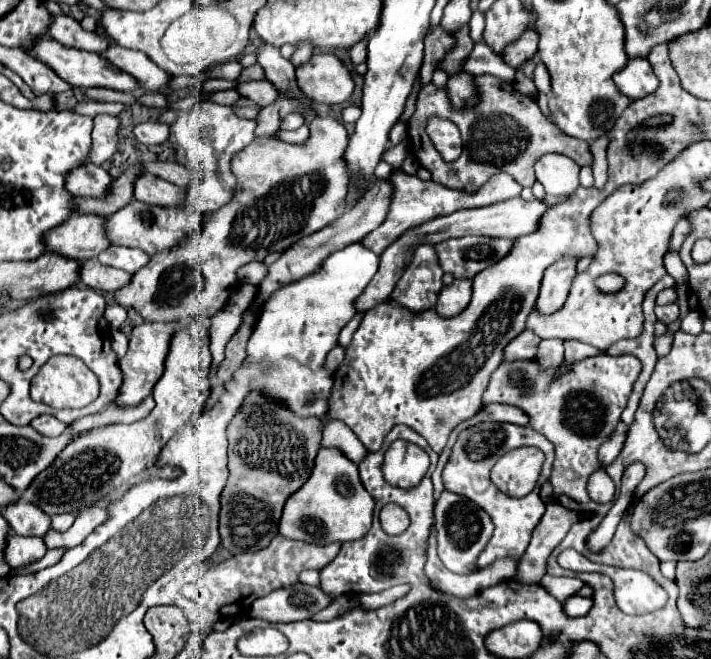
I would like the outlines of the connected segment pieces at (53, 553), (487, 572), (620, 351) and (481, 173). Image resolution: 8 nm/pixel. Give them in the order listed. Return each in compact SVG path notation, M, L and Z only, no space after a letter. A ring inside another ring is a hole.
M49 549L41 561L35 561L35 563L29 563L29 565L23 565L23 567L17 567L17 569L11 569L9 575L29 575L29 573L35 573L39 569L51 567L51 565L55 565L61 559L63 553L65 553L63 549Z
M431 533L429 539L429 549L427 549L427 565L425 565L425 575L429 577L431 585L437 591L455 595L455 597L469 597L469 595L477 595L479 591L497 585L505 581L505 579L513 579L517 573L517 565L519 559L499 559L495 561L495 565L491 563L485 569L477 569L469 575L457 575L449 569L445 569L445 565L441 563L439 555L437 555L437 545L435 545L435 533Z
M665 275L657 285L653 285L649 289L649 293L646 293L642 305L645 314L643 333L639 337L635 337L635 339L615 341L607 349L609 355L635 355L643 363L643 369L635 382L633 393L629 397L629 403L627 403L623 415L621 415L621 419L623 419L625 425L631 425L633 423L635 411L637 411L637 405L639 405L639 399L641 399L643 389L645 389L645 383L649 381L649 377L653 373L653 367L657 363L657 353L653 349L653 343L655 343L655 323L657 321L654 308L656 306L657 293L663 291L663 289L667 289L667 287L677 287L677 283L675 283L675 279L671 275Z
M477 75L475 91L481 93L481 101L465 109L455 109L449 103L447 87L437 87L433 83L423 85L417 97L417 111L413 113L411 123L409 123L409 141L411 141L411 149L415 157L425 169L431 171L435 183L441 183L451 189L465 189L473 193L489 177L497 173L509 173L523 187L533 187L535 183L533 165L545 153L563 153L571 157L573 161L577 161L581 167L593 163L589 143L577 141L561 133L561 129L557 129L557 125L553 125L543 115L543 111L539 109L533 97L527 97L515 91L513 81L503 81L495 75ZM431 115L445 117L459 127L463 135L463 153L459 161L451 161L447 165L433 165L433 143L425 133L425 123L427 123L427 117Z

